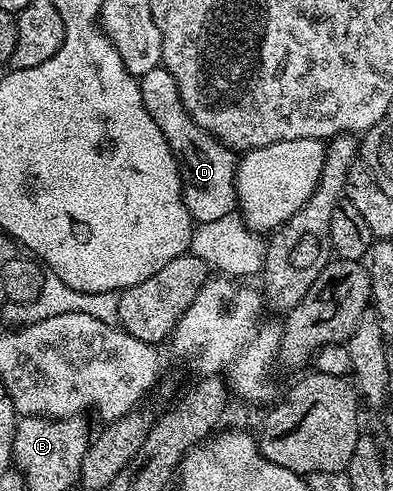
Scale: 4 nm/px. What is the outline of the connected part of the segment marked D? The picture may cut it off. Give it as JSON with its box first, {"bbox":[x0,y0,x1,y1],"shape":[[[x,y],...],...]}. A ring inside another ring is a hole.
{"bbox":[139,64,237,223],"shape":[[[163,64],[150,68],[150,72],[139,75],[142,104],[146,112],[150,112],[154,124],[162,128],[162,136],[166,136],[166,144],[176,157],[180,166],[180,187],[186,208],[190,212],[193,223],[222,220],[229,217],[237,209],[236,200],[236,164],[237,155],[212,135],[203,130],[186,112],[182,104],[182,96],[178,96],[178,84],[174,84],[174,76]]]}

